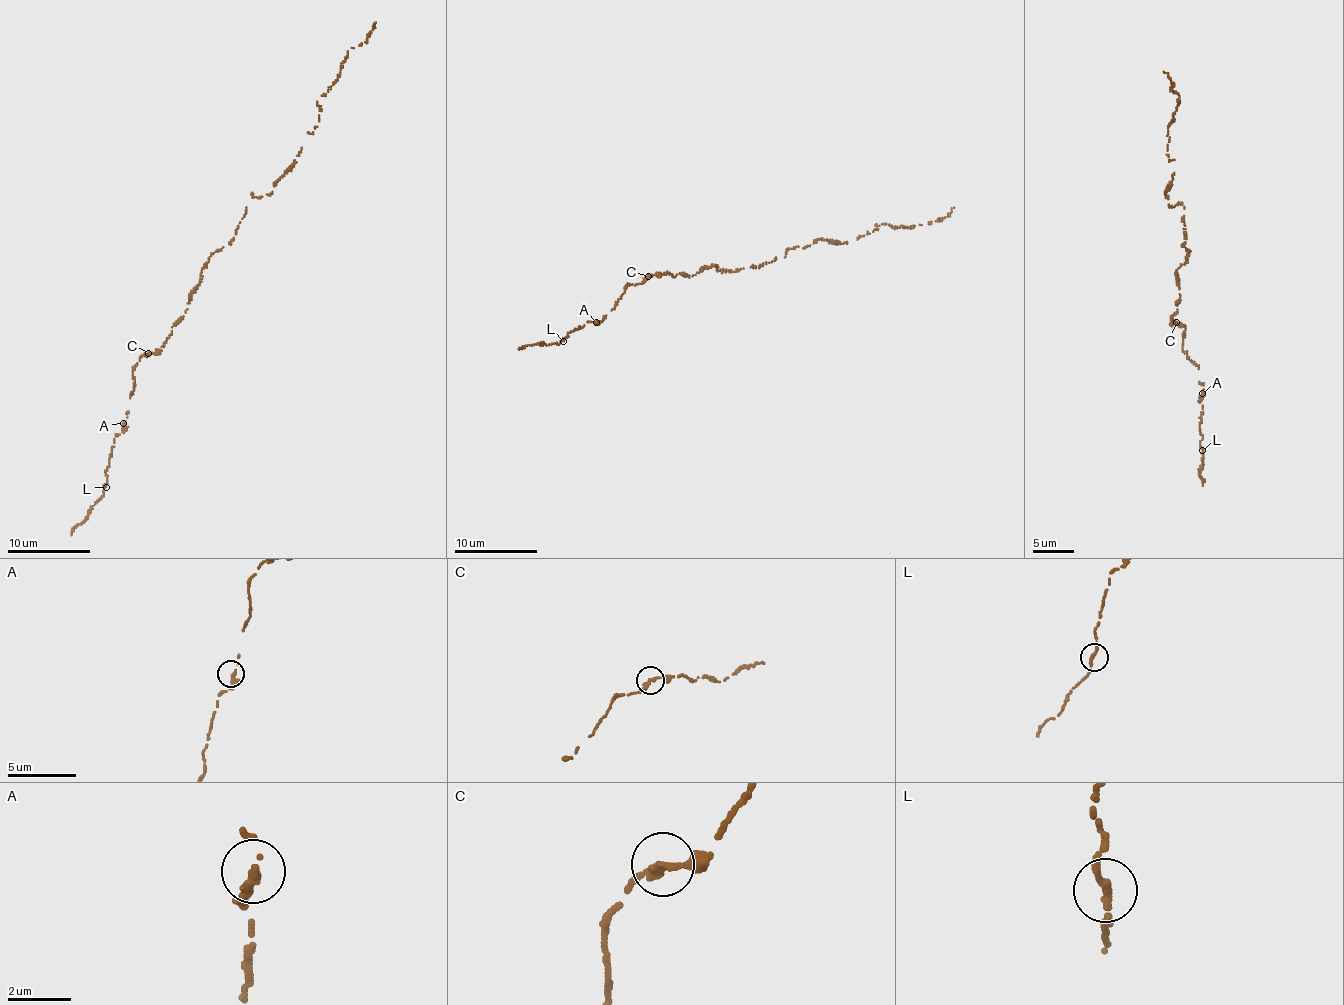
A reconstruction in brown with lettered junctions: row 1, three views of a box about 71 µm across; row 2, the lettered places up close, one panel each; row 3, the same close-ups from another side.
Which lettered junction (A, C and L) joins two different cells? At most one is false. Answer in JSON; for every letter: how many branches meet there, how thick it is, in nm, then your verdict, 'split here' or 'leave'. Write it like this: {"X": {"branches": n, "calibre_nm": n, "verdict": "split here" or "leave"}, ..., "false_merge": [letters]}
{"A": {"branches": 2, "calibre_nm": 280, "verdict": "leave"}, "C": {"branches": 2, "calibre_nm": 280, "verdict": "leave"}, "L": {"branches": 2, "calibre_nm": 260, "verdict": "leave"}, "false_merge": []}

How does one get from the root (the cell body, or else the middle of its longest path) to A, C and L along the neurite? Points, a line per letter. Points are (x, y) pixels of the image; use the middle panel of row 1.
A: (734, 272), (722, 272), (715, 265), (689, 277), (650, 274), (640, 284), (626, 285), (617, 305), (596, 322)
C: (734, 272), (726, 269), (722, 272), (715, 265), (689, 277), (679, 274), (674, 277), (664, 273), (648, 276)
L: (734, 272), (715, 265), (689, 277), (650, 274), (626, 285), (602, 322), (587, 322), (563, 341)

